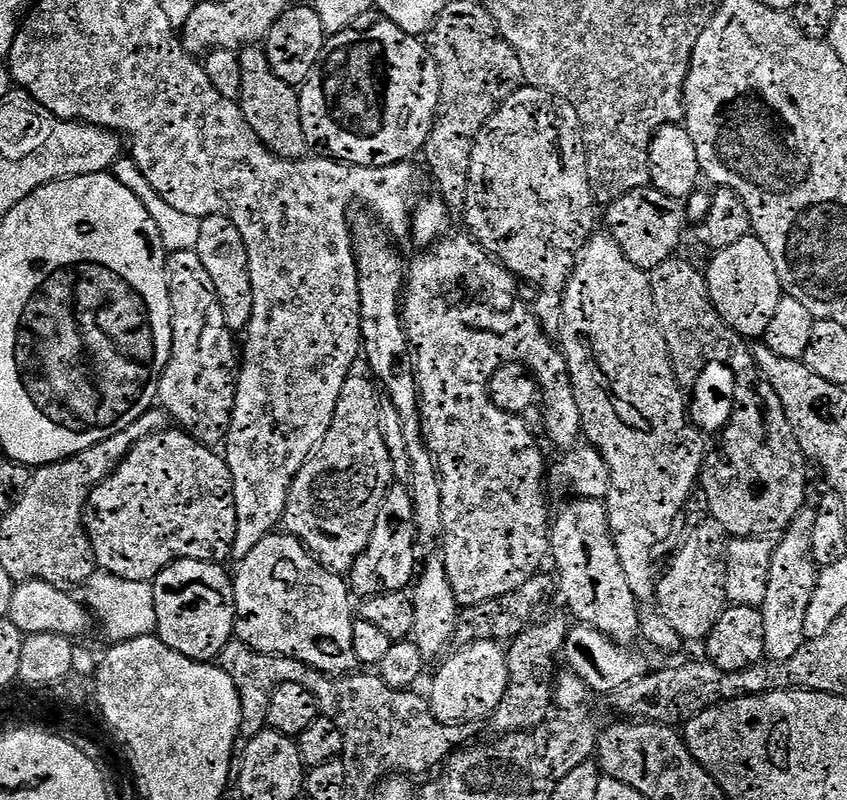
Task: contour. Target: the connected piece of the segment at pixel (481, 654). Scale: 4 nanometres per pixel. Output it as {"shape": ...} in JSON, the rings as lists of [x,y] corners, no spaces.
{"shape":[[[479,640],[456,651],[460,652],[453,651],[432,680],[432,709],[438,722],[443,724],[483,721],[496,711],[508,690],[508,653],[505,645],[495,640]]]}

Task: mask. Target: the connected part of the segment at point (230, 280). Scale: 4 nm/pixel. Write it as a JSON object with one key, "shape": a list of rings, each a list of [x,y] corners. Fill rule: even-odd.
{"shape":[[[228,216],[203,217],[195,251],[198,258],[202,258],[202,266],[206,266],[206,270],[214,282],[214,290],[218,294],[218,302],[226,314],[229,328],[233,333],[243,333],[248,327],[254,310],[254,290],[250,286],[250,266],[246,254],[246,242],[242,242],[242,234],[238,234],[238,226],[234,226],[234,222],[230,222]]]}

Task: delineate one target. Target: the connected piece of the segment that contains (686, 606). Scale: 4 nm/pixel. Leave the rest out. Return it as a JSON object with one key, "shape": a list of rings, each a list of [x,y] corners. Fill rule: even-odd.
{"shape":[[[705,518],[684,540],[676,557],[656,582],[655,607],[678,630],[681,641],[703,641],[714,630],[718,618],[729,607],[726,594],[726,562],[728,541],[726,527],[713,518]]]}

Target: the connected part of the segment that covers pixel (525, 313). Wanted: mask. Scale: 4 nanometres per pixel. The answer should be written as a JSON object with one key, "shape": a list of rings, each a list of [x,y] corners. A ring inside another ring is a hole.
{"shape":[[[449,235],[432,245],[431,248],[421,251],[416,261],[411,261],[406,272],[406,289],[402,297],[402,315],[404,317],[404,330],[408,334],[408,343],[414,349],[414,367],[416,370],[416,384],[420,387],[420,418],[424,429],[424,438],[428,449],[436,457],[436,467],[440,469],[440,481],[442,482],[442,526],[444,534],[442,537],[442,555],[446,562],[447,574],[450,584],[454,586],[454,598],[463,607],[469,608],[478,602],[490,602],[490,598],[502,598],[502,594],[510,594],[522,587],[528,579],[537,575],[548,556],[548,496],[549,489],[546,487],[546,463],[544,464],[544,452],[540,449],[537,433],[529,428],[523,416],[515,416],[506,410],[502,410],[492,401],[492,376],[504,364],[524,364],[536,376],[536,383],[540,386],[542,407],[544,409],[544,432],[560,450],[571,450],[577,447],[581,439],[584,423],[582,414],[578,410],[578,398],[574,394],[572,379],[568,373],[568,359],[564,357],[563,351],[555,343],[544,337],[542,329],[536,325],[536,316],[520,301],[516,293],[517,277],[507,272],[503,264],[496,257],[491,256],[479,241],[471,235],[455,236]]]}

